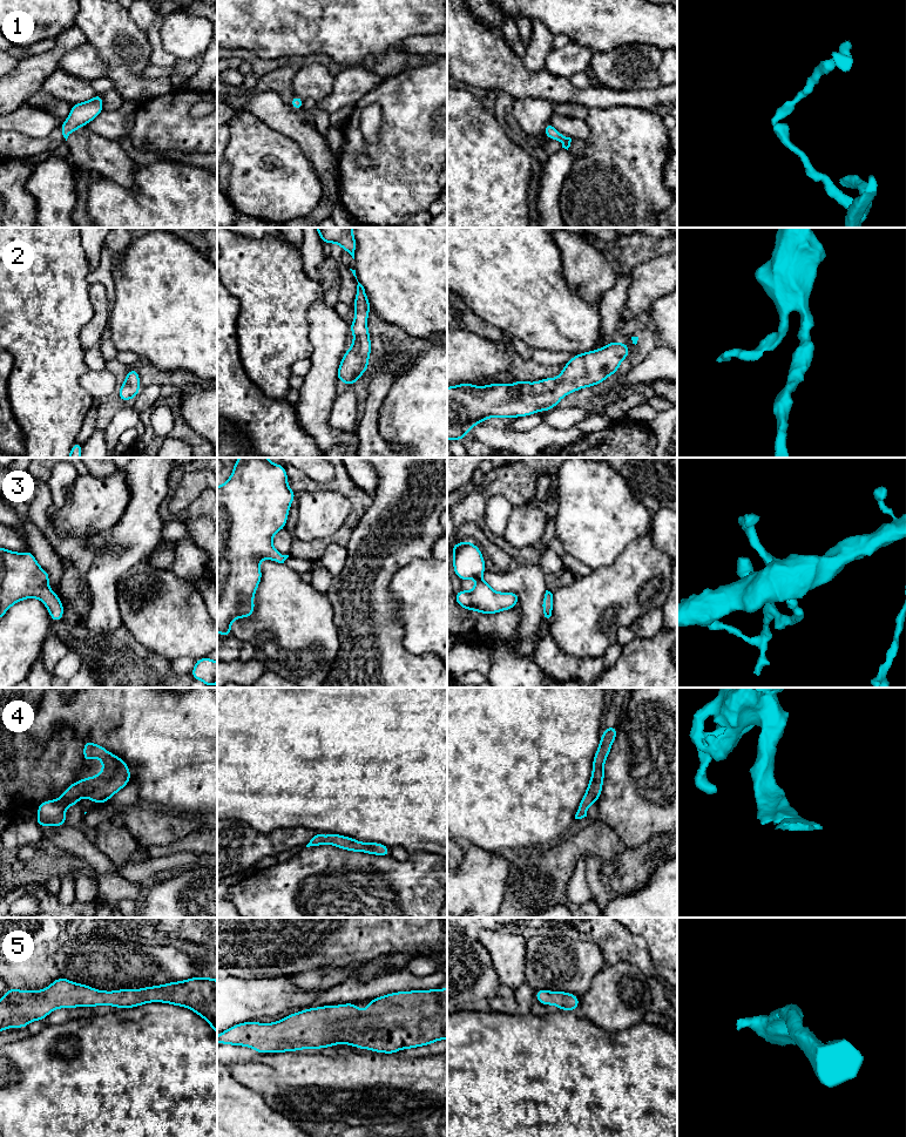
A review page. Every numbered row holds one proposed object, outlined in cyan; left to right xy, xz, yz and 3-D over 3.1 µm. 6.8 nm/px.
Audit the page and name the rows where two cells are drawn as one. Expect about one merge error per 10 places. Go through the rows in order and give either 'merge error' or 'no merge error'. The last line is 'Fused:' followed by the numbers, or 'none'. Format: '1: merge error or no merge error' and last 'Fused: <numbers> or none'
1: no merge error
2: no merge error
3: no merge error
4: no merge error
5: no merge error
Fused: none

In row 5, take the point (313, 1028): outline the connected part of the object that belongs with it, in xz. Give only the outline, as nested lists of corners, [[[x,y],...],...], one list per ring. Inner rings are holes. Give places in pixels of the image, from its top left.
[[[447,988],[387,994],[369,1000],[366,1011],[356,1003],[346,1003],[304,1009],[275,1023],[252,1021],[237,1023],[221,1033],[217,1043],[250,1047],[259,1055],[329,1048],[337,1043],[394,1054],[401,1049],[428,1045],[445,1038],[447,1038]]]

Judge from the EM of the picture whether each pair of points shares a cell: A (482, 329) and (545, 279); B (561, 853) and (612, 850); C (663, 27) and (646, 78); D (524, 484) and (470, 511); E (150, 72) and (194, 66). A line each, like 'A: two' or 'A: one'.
A: two
B: one
C: two
D: one
E: one

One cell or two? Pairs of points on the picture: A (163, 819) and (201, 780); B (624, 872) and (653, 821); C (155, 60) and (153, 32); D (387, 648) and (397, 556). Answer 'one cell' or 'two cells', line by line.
A: two cells
B: two cells
C: one cell
D: one cell

